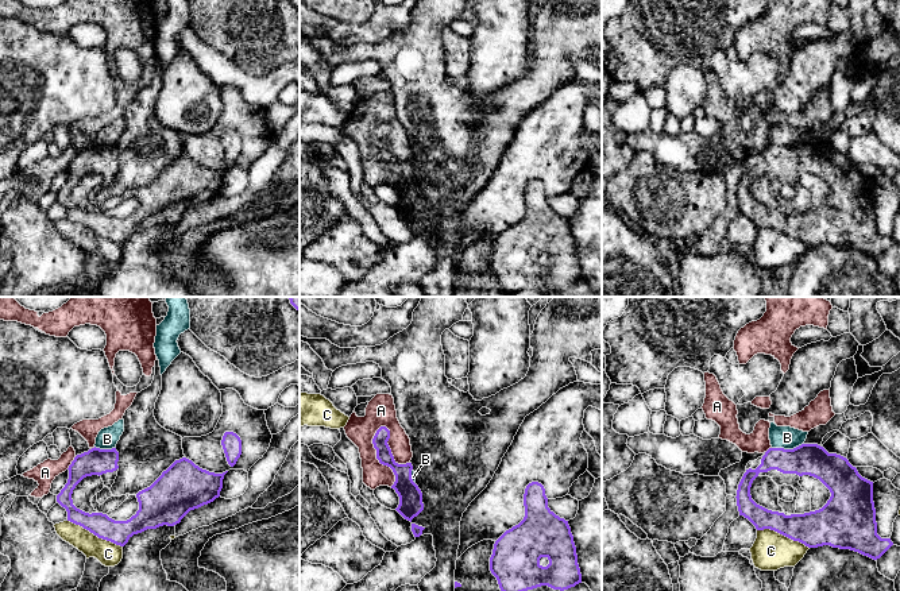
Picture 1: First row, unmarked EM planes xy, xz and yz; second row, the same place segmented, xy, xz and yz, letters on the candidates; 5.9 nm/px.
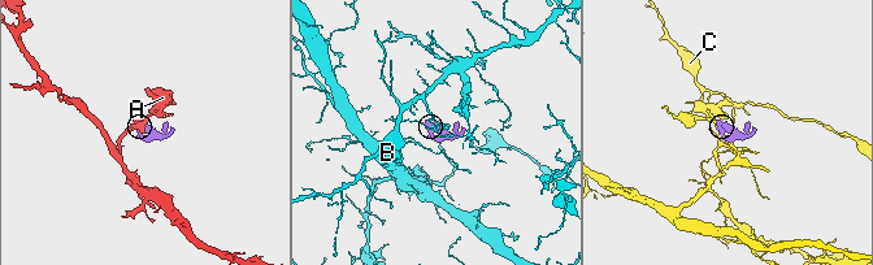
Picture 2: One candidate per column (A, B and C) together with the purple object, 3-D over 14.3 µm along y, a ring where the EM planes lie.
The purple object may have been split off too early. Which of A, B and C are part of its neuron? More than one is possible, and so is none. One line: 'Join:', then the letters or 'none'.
Join: none

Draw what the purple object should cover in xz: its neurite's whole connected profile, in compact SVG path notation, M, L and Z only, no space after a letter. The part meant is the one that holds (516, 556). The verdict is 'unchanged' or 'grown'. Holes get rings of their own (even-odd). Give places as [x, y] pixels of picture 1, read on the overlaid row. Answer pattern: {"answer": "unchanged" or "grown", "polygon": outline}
{"answer": "unchanged", "polygon": "M541 483L526 486L524 506L524 519L495 541L490 557L490 571L501 591L528 591L541 586L564 591L582 583L568 521L548 507Z"}

